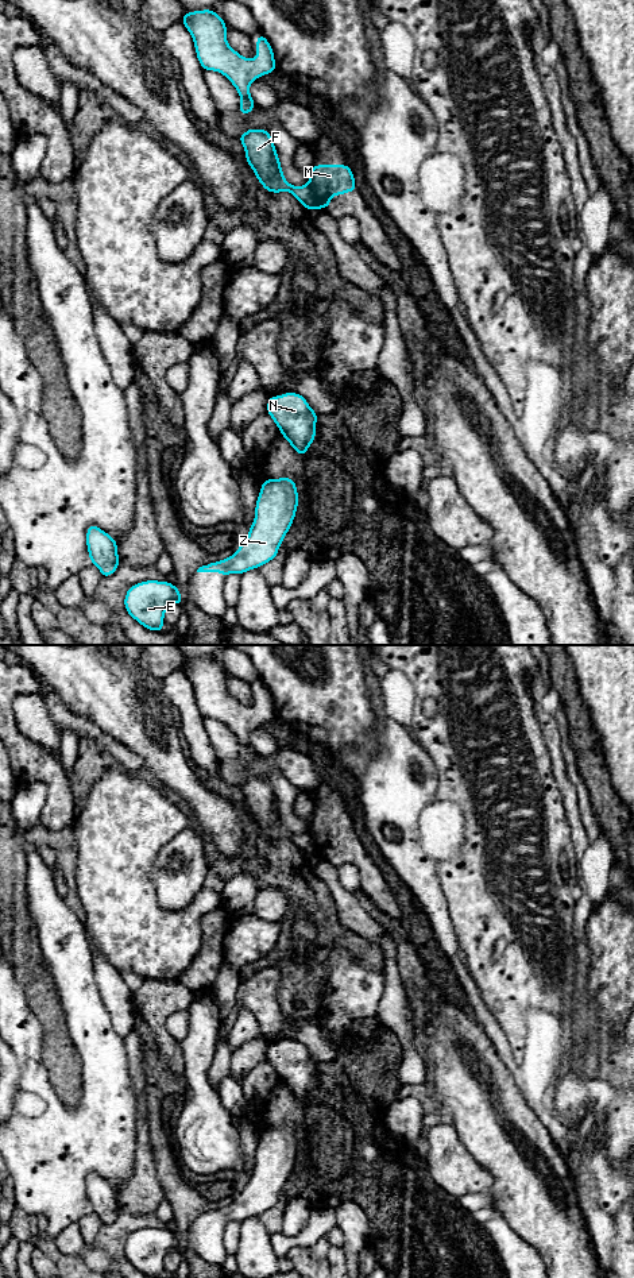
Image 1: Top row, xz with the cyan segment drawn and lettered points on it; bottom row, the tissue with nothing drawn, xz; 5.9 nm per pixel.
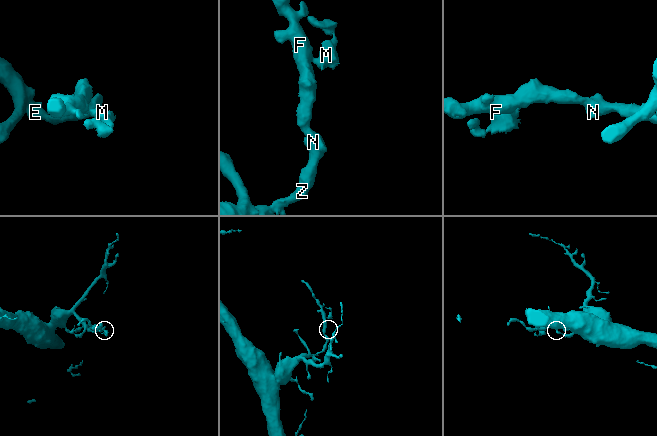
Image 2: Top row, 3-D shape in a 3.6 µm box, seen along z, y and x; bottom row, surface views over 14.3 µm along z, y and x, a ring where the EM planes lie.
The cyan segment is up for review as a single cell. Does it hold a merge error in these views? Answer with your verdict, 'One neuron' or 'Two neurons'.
Two neurons

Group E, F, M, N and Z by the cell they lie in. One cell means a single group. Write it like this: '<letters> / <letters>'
E F N Z / M

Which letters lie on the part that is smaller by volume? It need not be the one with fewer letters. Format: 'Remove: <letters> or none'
Remove: M

